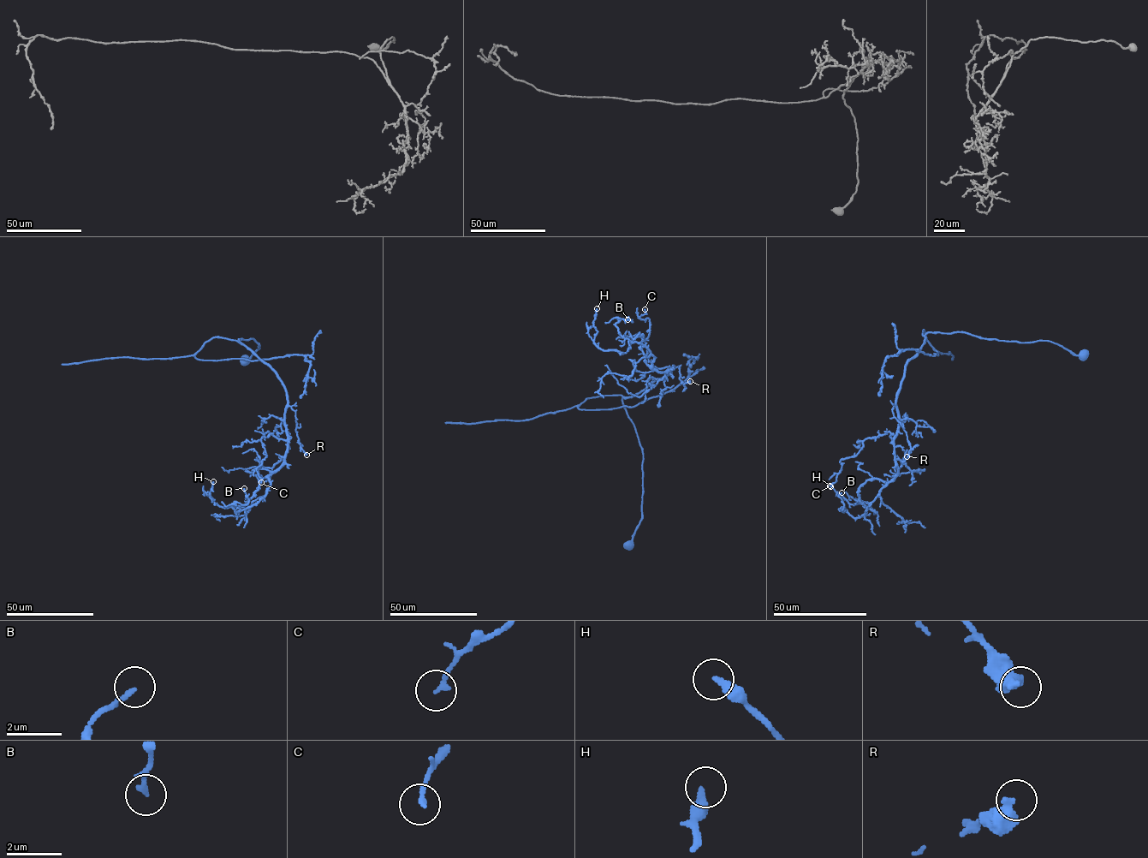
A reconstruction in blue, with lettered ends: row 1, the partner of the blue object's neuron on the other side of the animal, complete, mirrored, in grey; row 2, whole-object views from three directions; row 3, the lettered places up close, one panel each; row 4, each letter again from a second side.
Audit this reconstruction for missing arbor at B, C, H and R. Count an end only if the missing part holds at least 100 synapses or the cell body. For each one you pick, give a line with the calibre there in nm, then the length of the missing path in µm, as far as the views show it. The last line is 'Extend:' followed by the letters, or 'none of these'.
Extend: none of these

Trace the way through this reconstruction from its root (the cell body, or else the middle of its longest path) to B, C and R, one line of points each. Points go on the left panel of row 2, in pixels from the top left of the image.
B: (245, 359), (252, 338), (239, 340), (285, 390), (288, 450), (267, 493), (235, 512), (244, 488)
C: (245, 359), (259, 348), (252, 338), (239, 340), (275, 372), (288, 401), (288, 438), (261, 439), (261, 482)
R: (245, 359), (259, 348), (252, 338), (239, 340), (282, 382), (306, 455)

